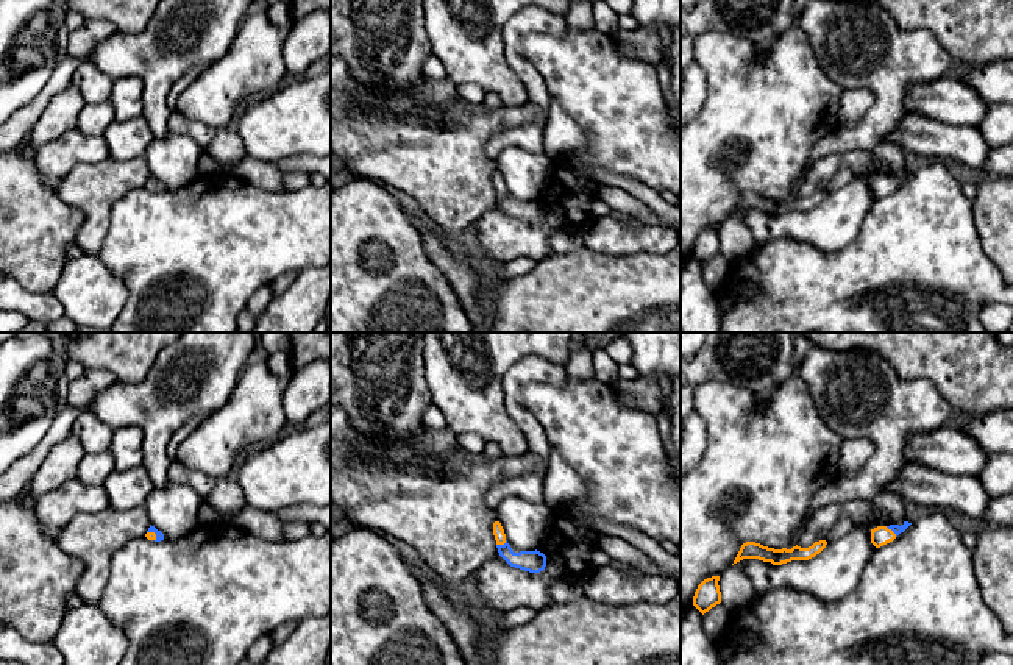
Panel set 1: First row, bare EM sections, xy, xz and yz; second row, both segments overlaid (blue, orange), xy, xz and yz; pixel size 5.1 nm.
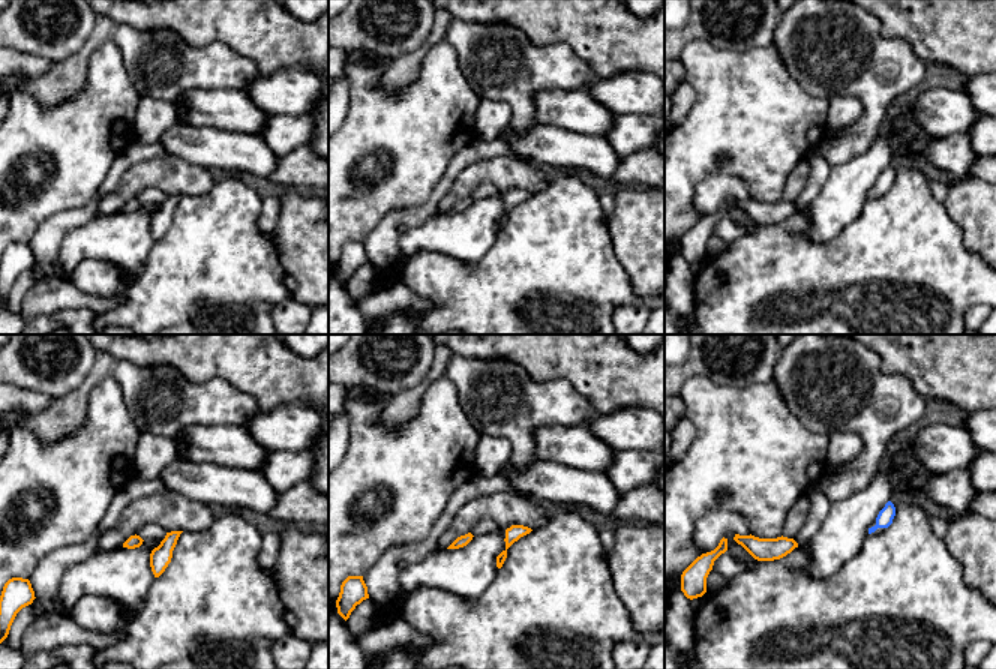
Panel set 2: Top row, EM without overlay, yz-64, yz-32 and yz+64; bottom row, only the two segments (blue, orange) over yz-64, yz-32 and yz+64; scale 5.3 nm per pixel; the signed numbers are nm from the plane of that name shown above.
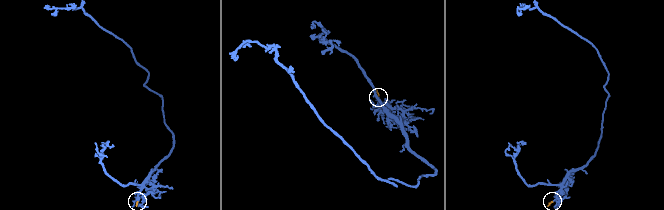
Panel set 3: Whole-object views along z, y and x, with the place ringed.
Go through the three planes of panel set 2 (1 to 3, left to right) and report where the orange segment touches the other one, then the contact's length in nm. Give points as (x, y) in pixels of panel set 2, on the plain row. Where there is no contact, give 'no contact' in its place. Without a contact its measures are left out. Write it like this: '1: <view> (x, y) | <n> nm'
1: no contact
2: no contact
3: no contact

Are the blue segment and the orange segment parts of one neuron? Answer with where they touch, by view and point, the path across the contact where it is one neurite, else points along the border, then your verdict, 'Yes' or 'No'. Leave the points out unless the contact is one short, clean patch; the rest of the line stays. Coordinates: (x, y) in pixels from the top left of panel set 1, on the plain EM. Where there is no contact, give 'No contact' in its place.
Touches blue at yz (892, 180). Path across: yz (895, 178), (892, 180), (881, 186). Yes

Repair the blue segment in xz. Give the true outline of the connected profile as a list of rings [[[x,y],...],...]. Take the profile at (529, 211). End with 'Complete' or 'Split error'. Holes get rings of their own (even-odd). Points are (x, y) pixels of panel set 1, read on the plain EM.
[[[499,172],[493,173],[493,186],[499,206],[510,215],[529,223],[540,223],[546,217],[546,206],[540,201],[514,203],[506,190],[504,180]]]. Split error

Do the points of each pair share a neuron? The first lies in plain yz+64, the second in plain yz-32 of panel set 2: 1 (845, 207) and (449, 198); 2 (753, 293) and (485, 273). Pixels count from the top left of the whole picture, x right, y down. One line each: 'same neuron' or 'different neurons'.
1: different neurons
2: same neuron

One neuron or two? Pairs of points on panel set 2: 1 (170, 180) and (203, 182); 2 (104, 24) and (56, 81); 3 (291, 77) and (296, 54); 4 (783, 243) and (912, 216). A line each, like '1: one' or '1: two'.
1: one
2: one
3: two
4: one

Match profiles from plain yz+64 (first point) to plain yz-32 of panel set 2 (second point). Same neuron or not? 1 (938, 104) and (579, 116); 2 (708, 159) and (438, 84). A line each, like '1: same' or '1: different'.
1: same
2: same

